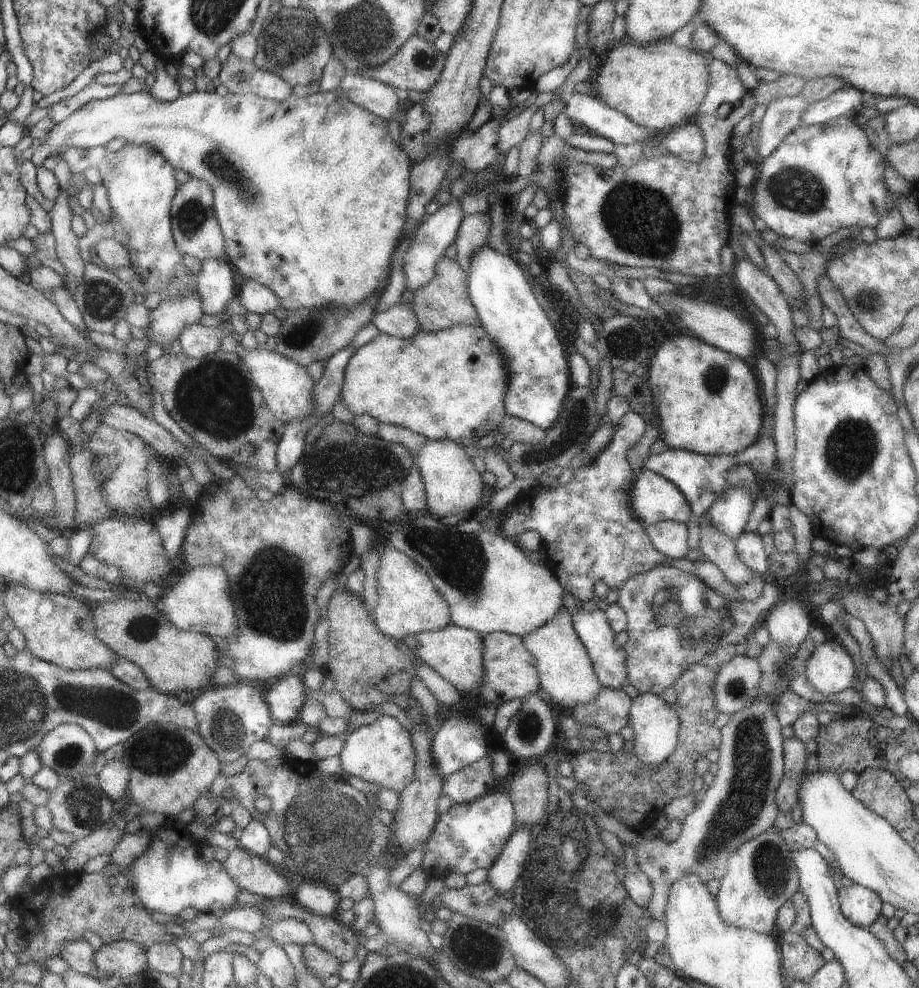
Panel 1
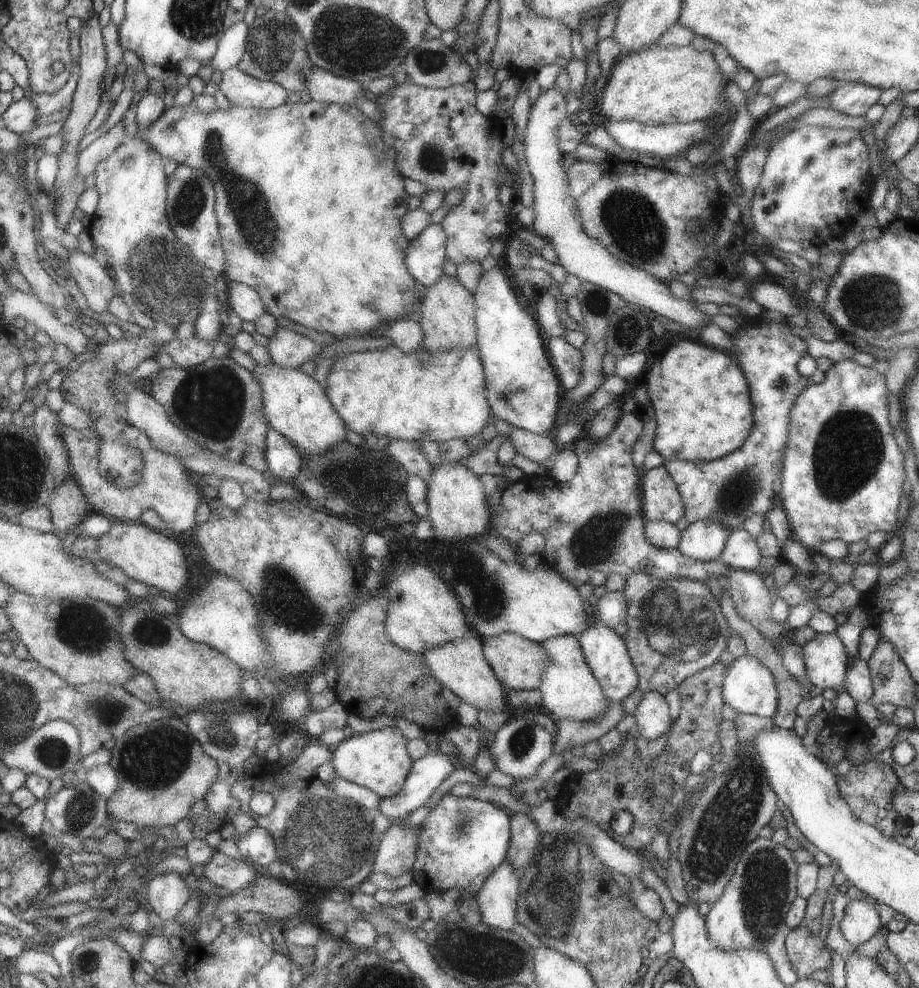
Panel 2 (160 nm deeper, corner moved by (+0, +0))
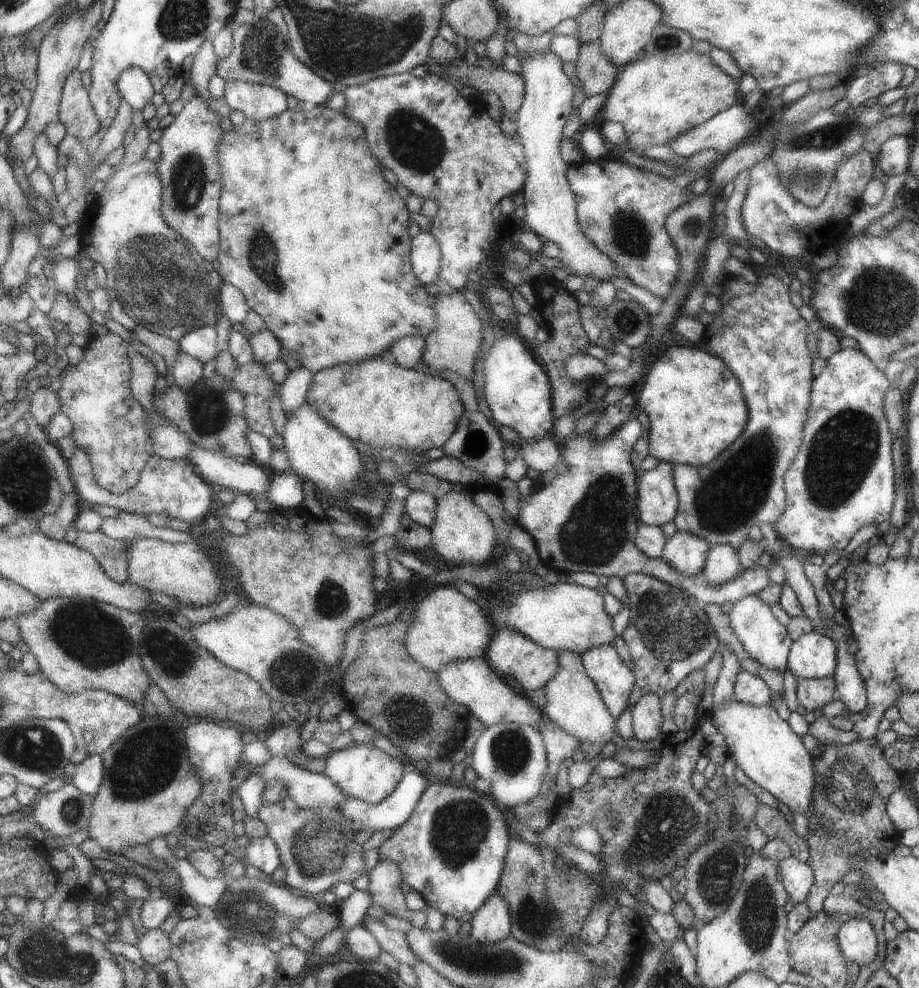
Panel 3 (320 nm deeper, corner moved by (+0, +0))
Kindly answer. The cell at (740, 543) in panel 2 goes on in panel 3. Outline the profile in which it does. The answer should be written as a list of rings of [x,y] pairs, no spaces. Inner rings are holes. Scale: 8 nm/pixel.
[[[728,545],[711,546],[702,570],[713,587],[731,581],[742,571],[739,551]]]

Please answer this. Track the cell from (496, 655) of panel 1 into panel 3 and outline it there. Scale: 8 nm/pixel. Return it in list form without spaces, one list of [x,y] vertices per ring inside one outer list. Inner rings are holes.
[[[512,627],[496,630],[486,652],[485,660],[503,678],[512,676],[524,693],[544,689],[546,683],[555,677],[559,669],[559,652],[538,646],[533,640]]]

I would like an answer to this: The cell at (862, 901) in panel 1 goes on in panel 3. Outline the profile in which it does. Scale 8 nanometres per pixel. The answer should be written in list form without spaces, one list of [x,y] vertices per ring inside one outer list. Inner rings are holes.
[[[852,916],[838,931],[839,949],[848,964],[857,962],[859,966],[868,967],[879,954],[879,942],[876,940],[874,927],[861,917]]]

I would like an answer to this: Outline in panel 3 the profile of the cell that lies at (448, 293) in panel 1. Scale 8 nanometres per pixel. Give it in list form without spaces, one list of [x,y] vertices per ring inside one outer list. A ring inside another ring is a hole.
[[[453,290],[450,295],[436,296],[439,330],[426,337],[429,347],[426,349],[424,362],[430,366],[434,376],[460,376],[462,380],[470,381],[474,372],[472,358],[476,358],[478,348],[482,344],[482,324],[460,291]]]

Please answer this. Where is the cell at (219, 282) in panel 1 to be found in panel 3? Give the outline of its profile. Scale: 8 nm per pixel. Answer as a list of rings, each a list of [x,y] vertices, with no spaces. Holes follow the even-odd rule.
[[[205,325],[190,331],[179,341],[179,350],[199,360],[203,365],[216,358],[219,353],[216,347],[216,326]]]

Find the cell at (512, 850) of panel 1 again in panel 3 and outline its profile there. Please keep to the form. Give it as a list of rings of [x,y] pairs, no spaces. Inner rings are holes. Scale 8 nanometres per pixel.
[[[494,892],[473,915],[470,937],[476,944],[493,945],[511,936],[511,920],[507,902]]]

